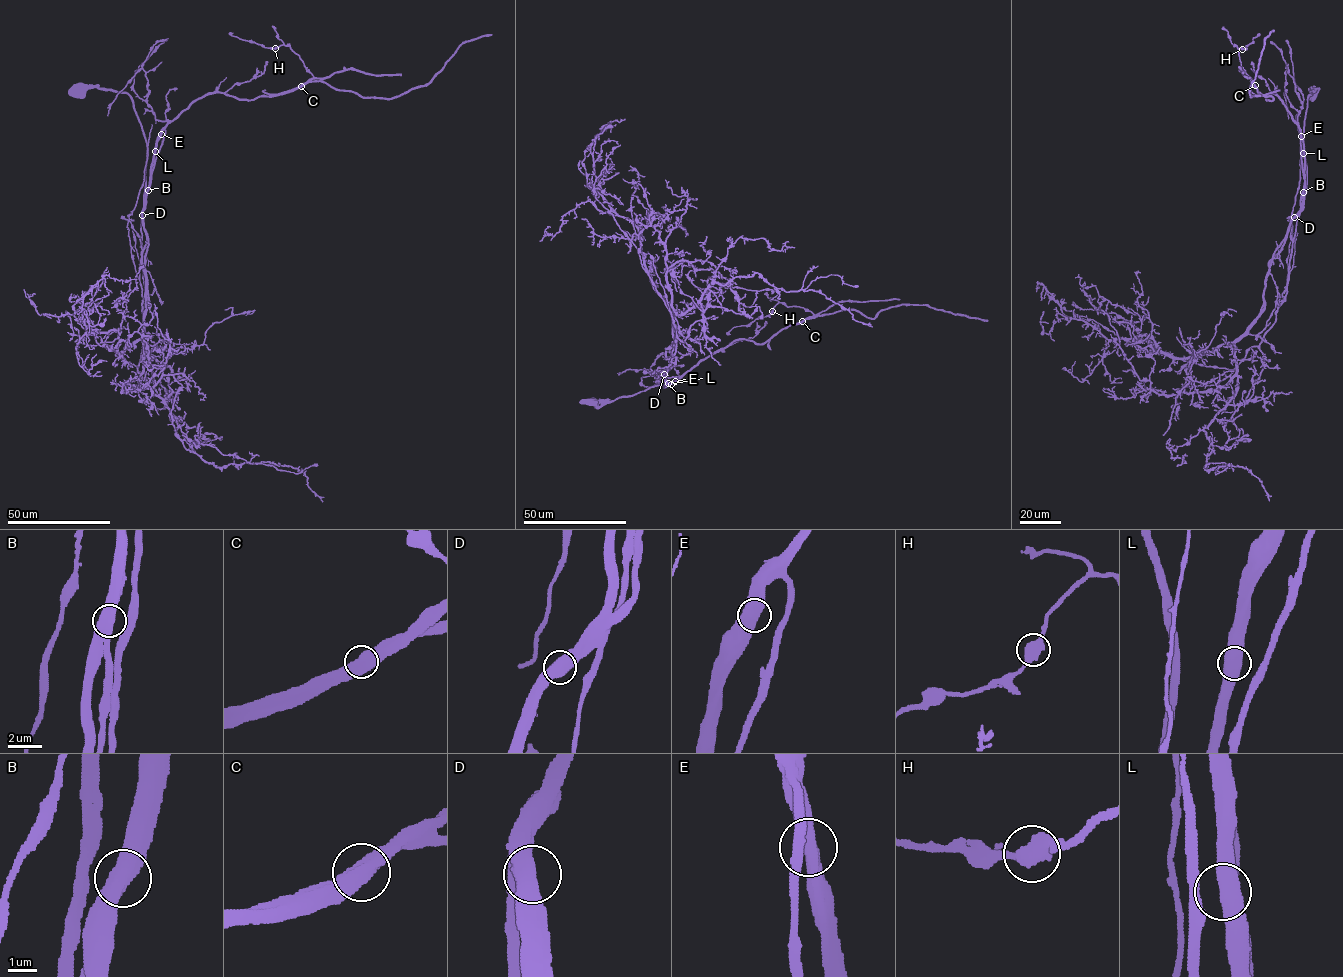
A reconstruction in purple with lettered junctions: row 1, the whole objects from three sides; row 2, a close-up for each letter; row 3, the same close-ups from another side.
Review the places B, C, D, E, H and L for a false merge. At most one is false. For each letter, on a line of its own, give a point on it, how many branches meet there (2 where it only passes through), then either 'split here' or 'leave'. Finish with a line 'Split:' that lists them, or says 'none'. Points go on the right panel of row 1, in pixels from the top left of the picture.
B: at (1303, 192); 2 branches meet; leave
C: at (1255, 85); 2 branches meet; split here
D: at (1294, 217); 2 branches meet; leave
E: at (1301, 136); 2 branches meet; leave
H: at (1242, 49); 2 branches meet; leave
L: at (1303, 153); 2 branches meet; leave
Split: C

